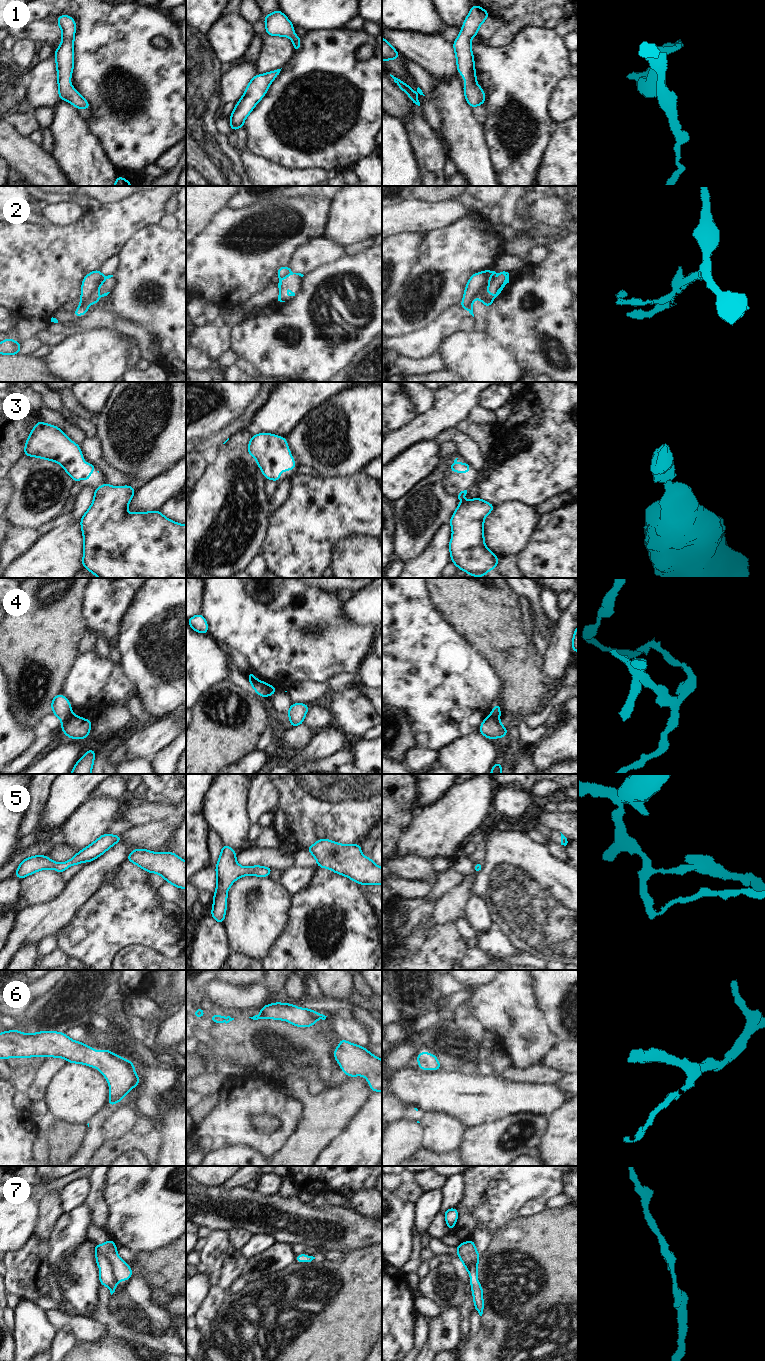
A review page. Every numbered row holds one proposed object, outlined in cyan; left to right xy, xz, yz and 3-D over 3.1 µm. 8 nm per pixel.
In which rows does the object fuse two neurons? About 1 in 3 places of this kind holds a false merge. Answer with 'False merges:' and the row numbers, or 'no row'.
False merges: 4

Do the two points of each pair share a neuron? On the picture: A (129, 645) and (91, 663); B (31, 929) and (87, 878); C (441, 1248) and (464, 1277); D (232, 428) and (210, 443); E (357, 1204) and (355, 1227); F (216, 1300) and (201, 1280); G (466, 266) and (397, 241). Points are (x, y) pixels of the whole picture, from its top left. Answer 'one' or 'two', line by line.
A: two
B: one
C: one
D: one
E: two
F: two
G: two

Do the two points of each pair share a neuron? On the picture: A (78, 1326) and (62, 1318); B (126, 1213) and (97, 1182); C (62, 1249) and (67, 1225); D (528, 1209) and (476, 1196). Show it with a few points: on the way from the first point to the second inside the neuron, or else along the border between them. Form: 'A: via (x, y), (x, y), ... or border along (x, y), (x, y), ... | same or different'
A: via (74, 1323), (66, 1320) | same
B: border along (105, 1176), (103, 1200), (108, 1212) | different
C: via (62, 1243), (67, 1235), (67, 1231) | same
D: border along (543, 1198), (531, 1198), (520, 1209), (517, 1216) | different

